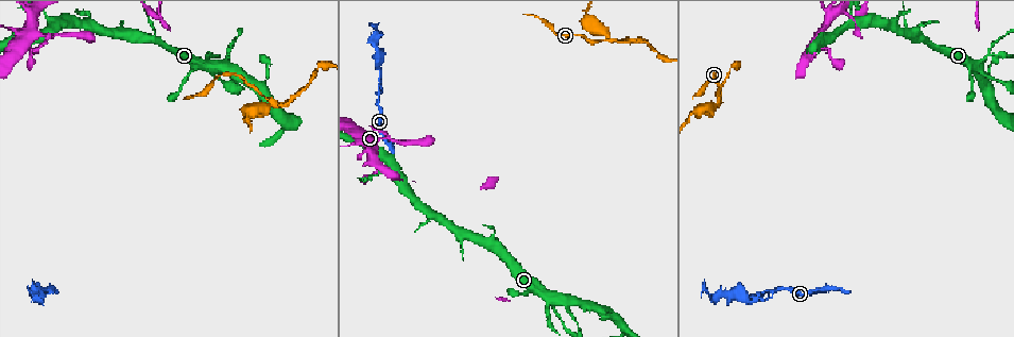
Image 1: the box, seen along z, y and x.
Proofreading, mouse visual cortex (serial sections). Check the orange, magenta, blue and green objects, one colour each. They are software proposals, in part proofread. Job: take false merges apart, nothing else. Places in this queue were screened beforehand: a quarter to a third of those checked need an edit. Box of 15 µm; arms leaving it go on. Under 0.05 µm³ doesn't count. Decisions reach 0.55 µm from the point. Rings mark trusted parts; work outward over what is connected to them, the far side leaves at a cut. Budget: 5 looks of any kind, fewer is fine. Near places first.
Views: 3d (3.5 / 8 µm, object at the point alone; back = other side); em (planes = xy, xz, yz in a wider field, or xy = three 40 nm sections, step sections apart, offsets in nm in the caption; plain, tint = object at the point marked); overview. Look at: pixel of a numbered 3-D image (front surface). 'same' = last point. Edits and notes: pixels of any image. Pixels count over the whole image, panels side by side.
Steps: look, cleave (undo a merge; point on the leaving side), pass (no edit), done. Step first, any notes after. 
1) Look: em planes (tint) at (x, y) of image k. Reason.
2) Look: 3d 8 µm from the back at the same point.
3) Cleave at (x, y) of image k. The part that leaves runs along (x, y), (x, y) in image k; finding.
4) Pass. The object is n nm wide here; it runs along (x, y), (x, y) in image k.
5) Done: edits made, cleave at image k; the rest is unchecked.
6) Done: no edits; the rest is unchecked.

Look: 3d 3.5 µm at (268, 100) of image 1. A fork.

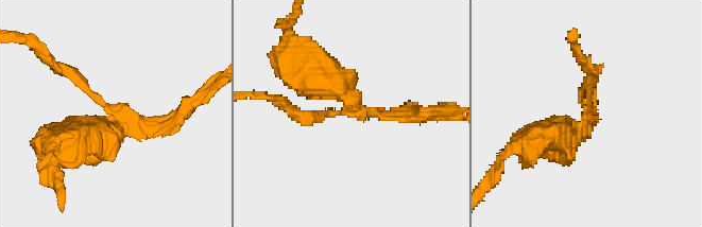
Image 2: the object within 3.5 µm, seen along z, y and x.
Look: em xy step 3 (tint) at (588, 115) of image 2. 3 arms meet here; the arms are 150, 200, 400 nm wide.

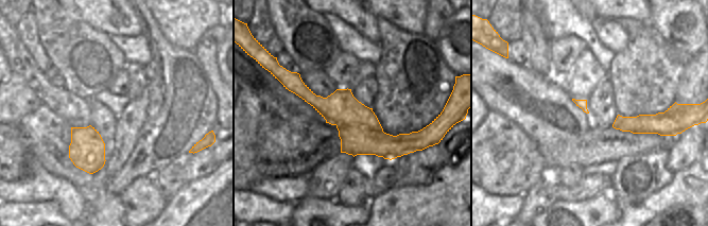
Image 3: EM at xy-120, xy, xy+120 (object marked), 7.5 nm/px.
Look: em planes (tint) at the same point. Another direction.

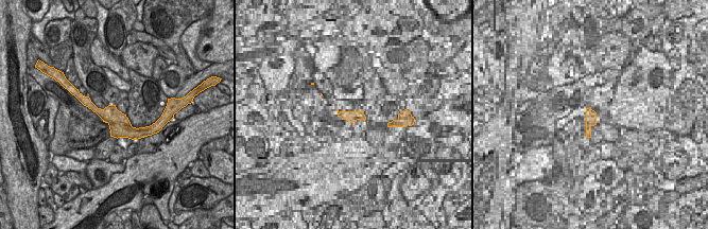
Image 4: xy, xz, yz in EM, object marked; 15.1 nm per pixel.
Cleave at (312, 90) of image 2. The object is 320 nm wide here; a border runs along (108, 122), (131, 126) in image 4; a second cell is stuck on.

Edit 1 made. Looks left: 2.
Look: overview.

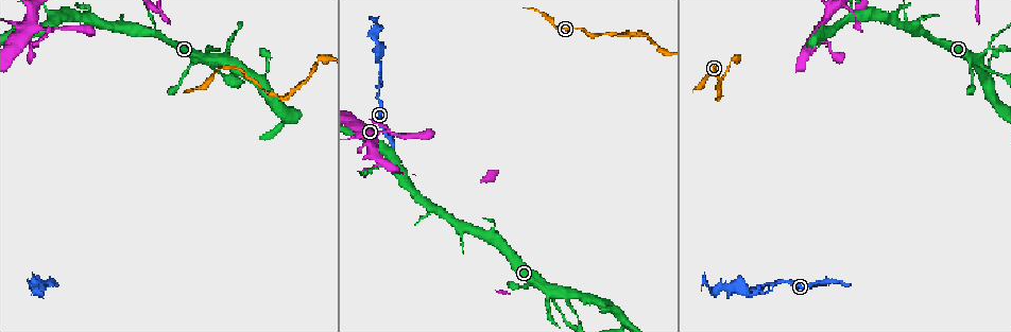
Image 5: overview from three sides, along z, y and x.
Look: 3d 3.5 µm from the back at (215, 64) of image 5. Four or more arms meet.

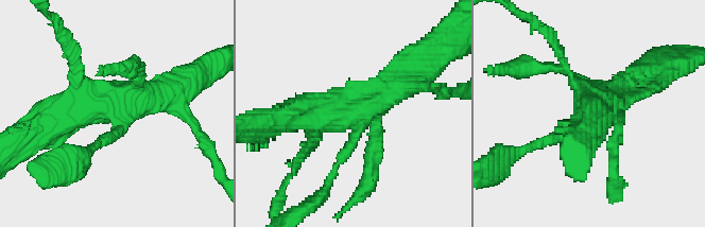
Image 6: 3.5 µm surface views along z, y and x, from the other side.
Pass. It runs along (406, 82), (357, 109), (279, 120) in image 6; one cell here.

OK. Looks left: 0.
Done: edits made, cleave at image 2; the rest is unchecked.

